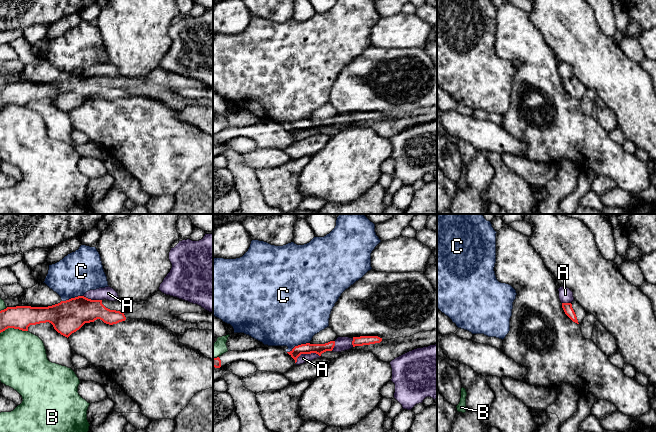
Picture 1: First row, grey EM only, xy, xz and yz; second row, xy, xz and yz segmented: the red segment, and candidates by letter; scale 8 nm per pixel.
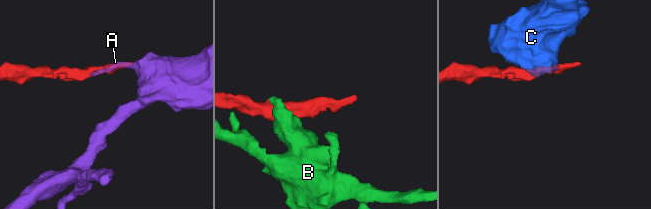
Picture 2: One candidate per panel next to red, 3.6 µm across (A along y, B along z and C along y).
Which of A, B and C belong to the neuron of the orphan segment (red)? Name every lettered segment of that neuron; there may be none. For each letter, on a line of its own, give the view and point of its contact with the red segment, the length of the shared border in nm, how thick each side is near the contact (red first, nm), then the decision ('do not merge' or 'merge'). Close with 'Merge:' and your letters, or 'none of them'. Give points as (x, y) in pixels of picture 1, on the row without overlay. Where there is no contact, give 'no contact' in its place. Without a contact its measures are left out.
A: xz (306, 129) | 220 nm | 90/70 nm | do not merge
B: xy (13, 103) | 220 nm | 190/380 nm | do not merge
C: xz (298, 121) | 200 nm | 90/500 nm | do not merge
Merge: none of them

